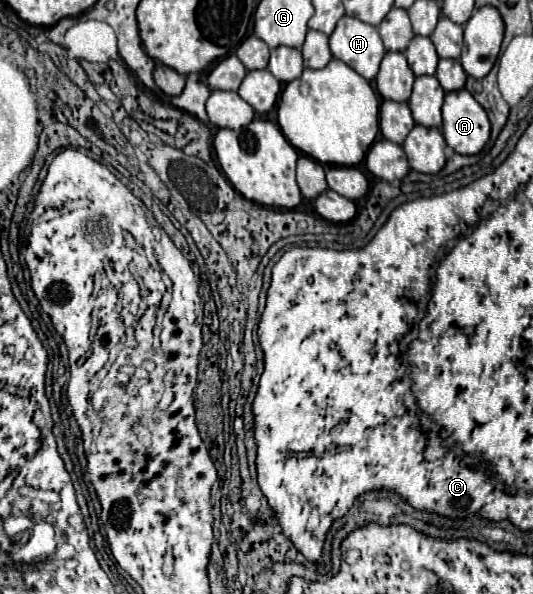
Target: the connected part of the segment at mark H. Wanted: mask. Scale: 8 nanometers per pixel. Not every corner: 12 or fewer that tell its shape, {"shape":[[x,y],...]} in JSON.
{"shape":[[342,16],[332,56],[366,80],[386,54],[378,28]]}

